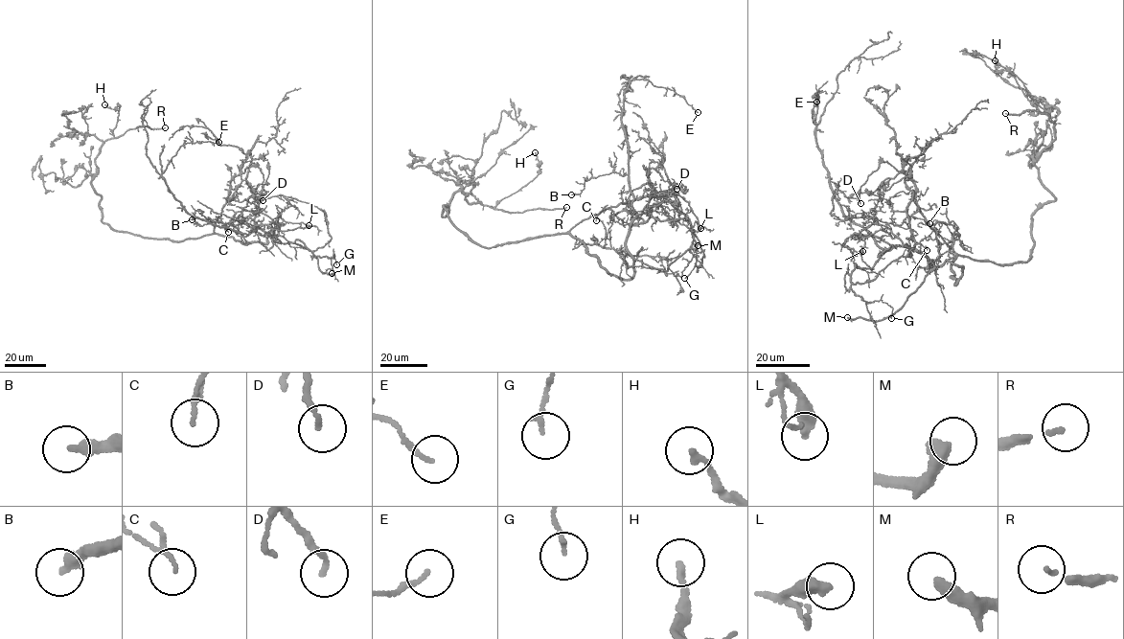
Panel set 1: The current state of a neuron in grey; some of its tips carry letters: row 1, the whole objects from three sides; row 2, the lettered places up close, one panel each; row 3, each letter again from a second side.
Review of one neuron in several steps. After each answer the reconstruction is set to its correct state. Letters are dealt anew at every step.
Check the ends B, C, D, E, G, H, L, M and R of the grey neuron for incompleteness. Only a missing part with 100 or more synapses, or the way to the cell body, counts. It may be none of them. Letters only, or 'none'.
M, R

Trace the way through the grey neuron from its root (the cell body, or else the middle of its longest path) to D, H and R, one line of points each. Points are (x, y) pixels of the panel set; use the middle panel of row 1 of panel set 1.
D: (584, 241), (569, 231), (584, 219), (620, 203), (688, 189), (676, 189)
H: (584, 241), (483, 247), (442, 216), (459, 190), (495, 207), (538, 173), (535, 152)
R: (584, 241), (562, 233), (483, 247), (453, 226), (447, 204), (442, 216), (459, 190), (509, 212), (566, 207)

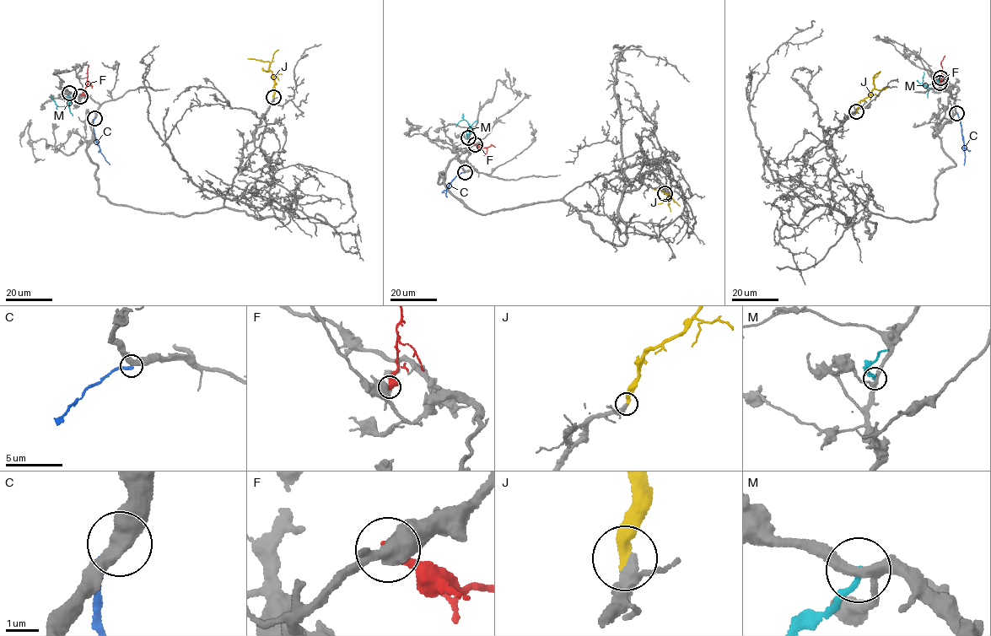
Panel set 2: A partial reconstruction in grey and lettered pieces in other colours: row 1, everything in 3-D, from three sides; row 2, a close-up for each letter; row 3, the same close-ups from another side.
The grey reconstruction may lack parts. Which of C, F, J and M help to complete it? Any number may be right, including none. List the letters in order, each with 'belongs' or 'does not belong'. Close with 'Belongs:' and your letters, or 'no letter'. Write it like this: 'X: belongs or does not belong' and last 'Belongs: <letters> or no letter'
C: does not belong
F: does not belong
J: belongs
M: does not belong
Belongs: J

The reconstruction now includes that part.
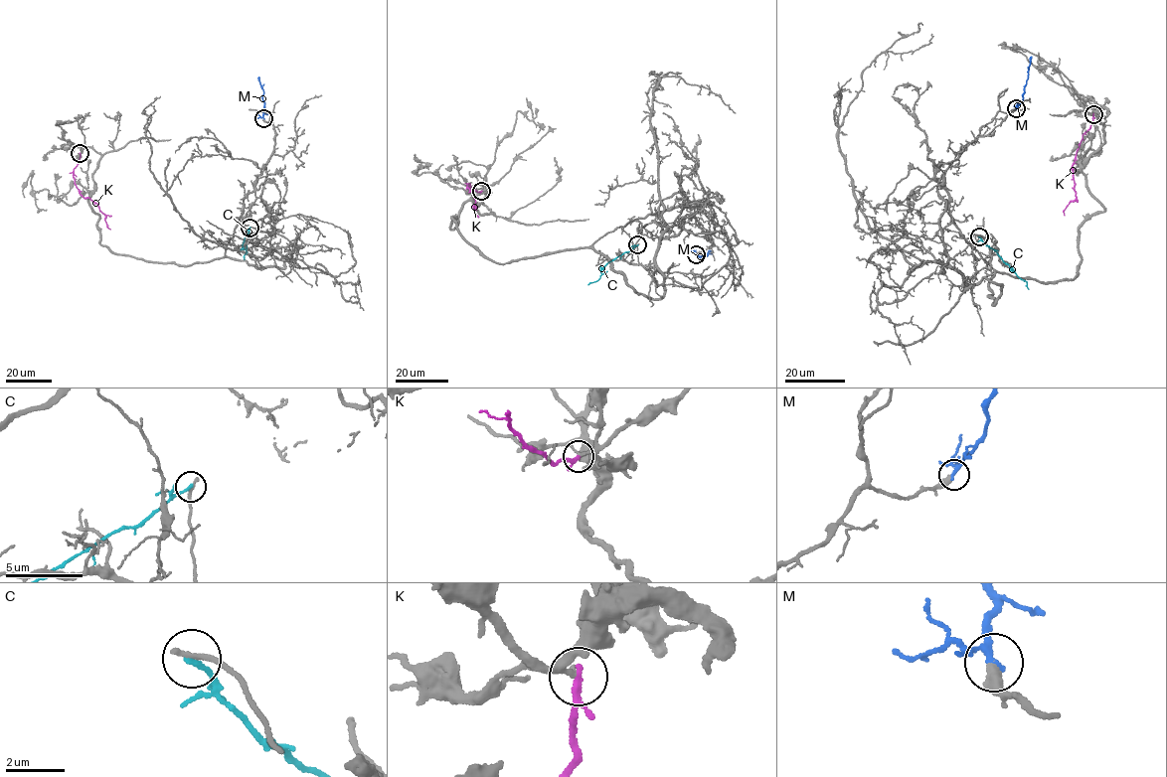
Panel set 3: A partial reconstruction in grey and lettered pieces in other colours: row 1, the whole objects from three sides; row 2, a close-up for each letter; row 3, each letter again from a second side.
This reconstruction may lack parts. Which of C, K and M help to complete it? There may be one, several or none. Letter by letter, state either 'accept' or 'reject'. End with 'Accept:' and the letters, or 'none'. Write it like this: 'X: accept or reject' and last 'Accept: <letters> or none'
C: reject
K: reject
M: accept
Accept: M

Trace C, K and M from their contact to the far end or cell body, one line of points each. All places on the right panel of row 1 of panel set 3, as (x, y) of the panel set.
C: (978, 236), (1026, 281), (1029, 289)
K: (1093, 113), (1092, 124), (1084, 133), (1072, 166), (1077, 198), (1064, 210), (1064, 215)
M: (1016, 108), (1022, 100), (1031, 56)

